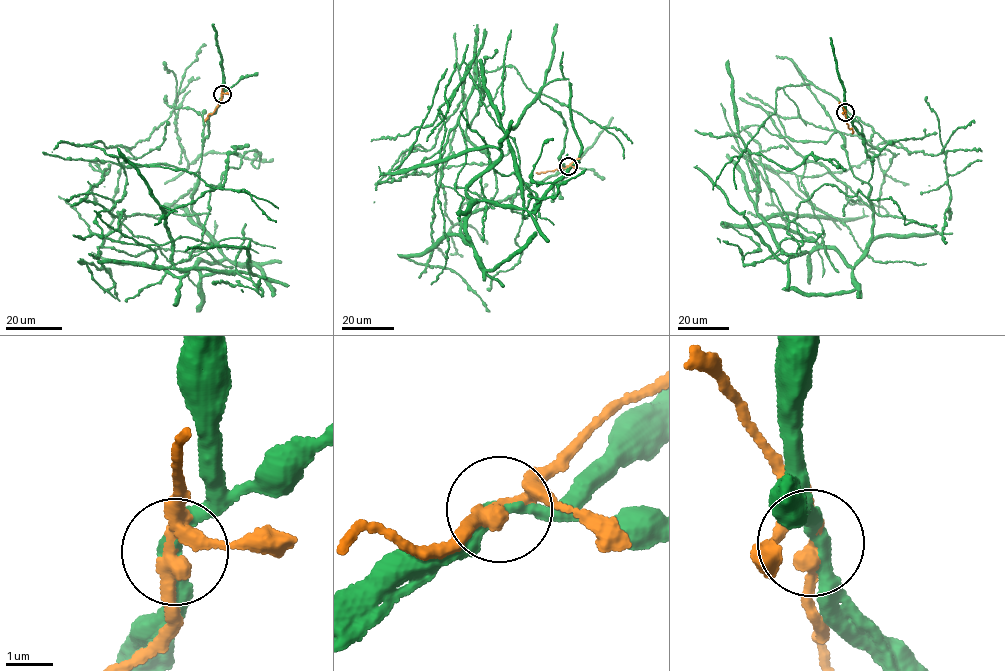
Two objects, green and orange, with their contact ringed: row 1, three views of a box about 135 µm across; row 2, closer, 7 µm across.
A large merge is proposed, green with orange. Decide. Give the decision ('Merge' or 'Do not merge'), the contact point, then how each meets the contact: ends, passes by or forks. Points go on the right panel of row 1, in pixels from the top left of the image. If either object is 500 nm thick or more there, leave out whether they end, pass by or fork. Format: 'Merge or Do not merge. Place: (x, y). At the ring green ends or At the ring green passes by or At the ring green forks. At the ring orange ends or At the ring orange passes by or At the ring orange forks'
Do not merge. Place: (845, 112). At the ring green passes by. At the ring orange forks

